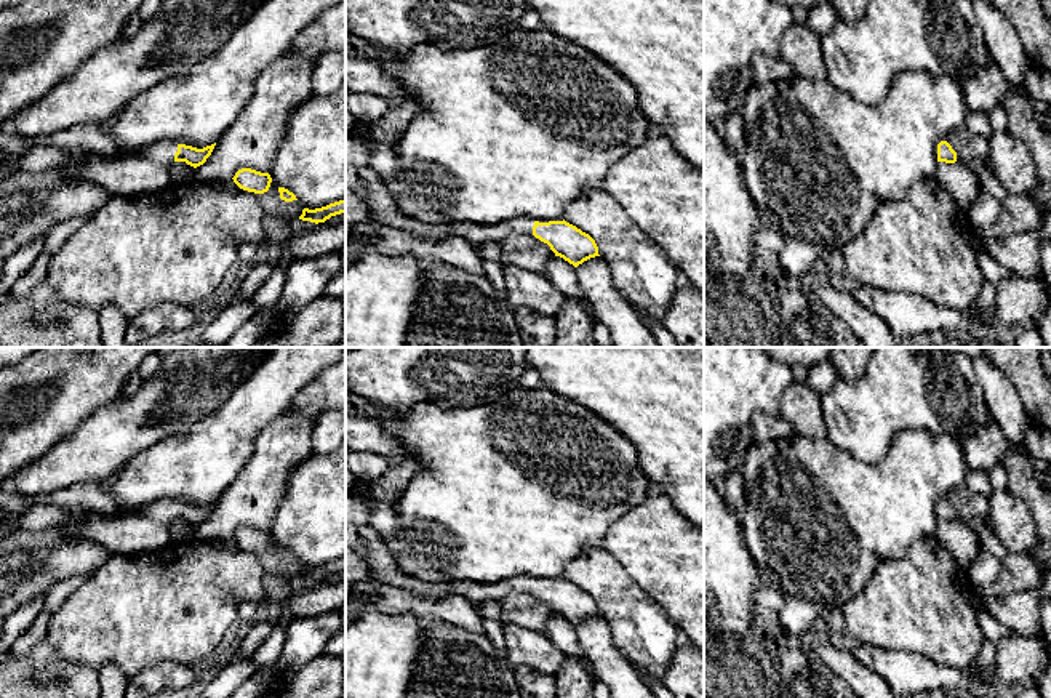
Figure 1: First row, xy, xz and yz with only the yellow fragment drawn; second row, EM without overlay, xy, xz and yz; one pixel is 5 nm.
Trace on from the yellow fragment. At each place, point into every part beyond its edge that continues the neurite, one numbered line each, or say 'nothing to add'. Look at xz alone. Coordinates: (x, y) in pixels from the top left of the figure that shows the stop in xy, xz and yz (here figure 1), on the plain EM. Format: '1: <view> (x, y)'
1: xz (475, 593)

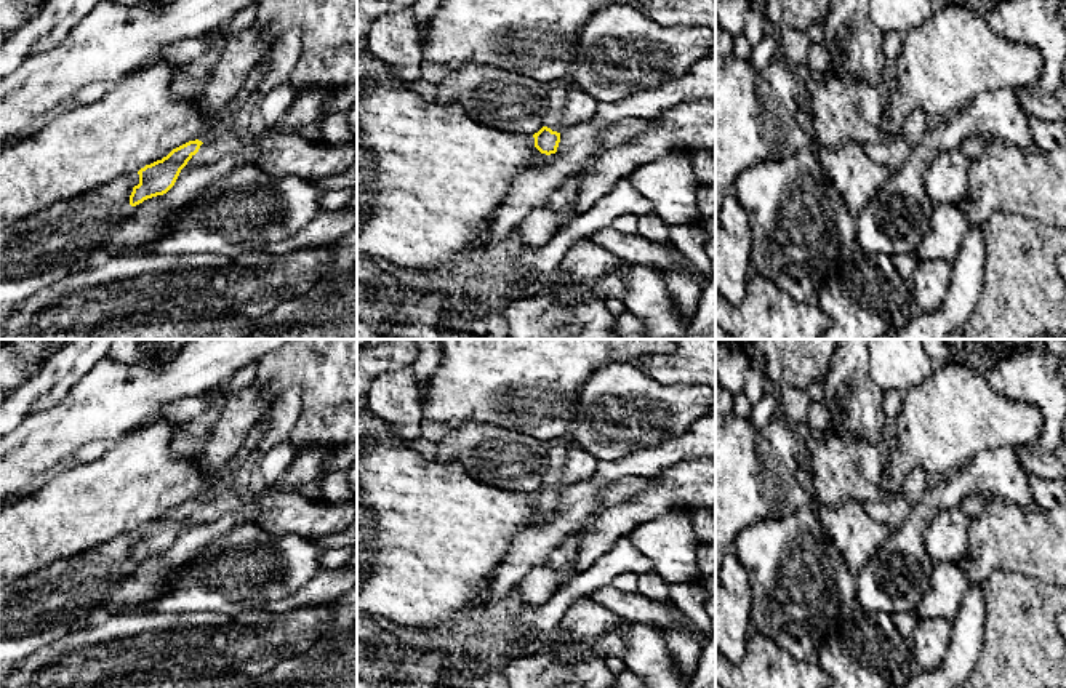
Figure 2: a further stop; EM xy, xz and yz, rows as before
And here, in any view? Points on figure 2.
1: xz (556, 452)

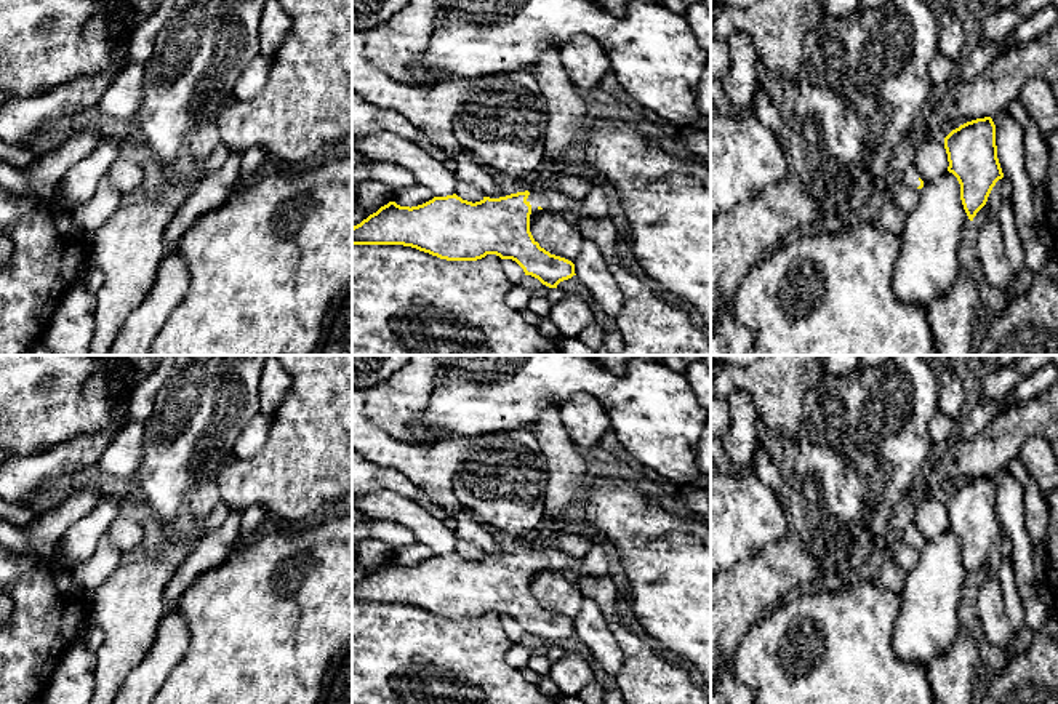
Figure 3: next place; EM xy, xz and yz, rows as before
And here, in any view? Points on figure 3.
1: xz (537, 557)

